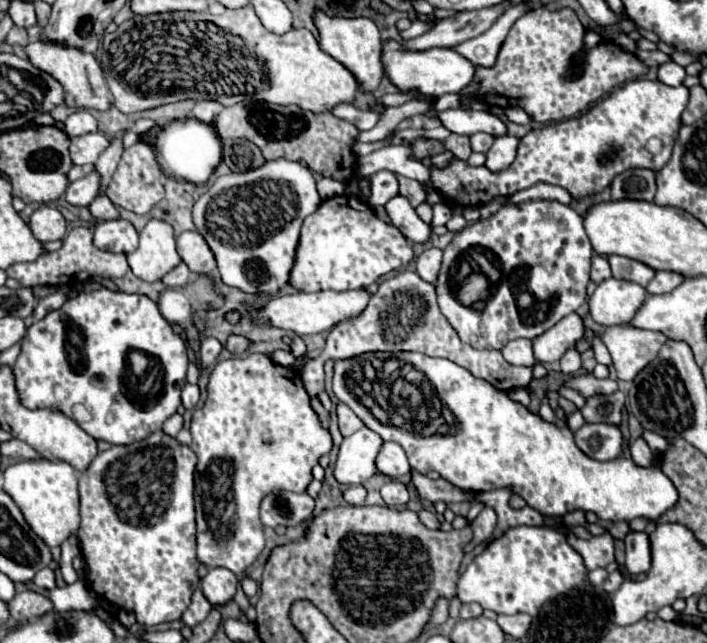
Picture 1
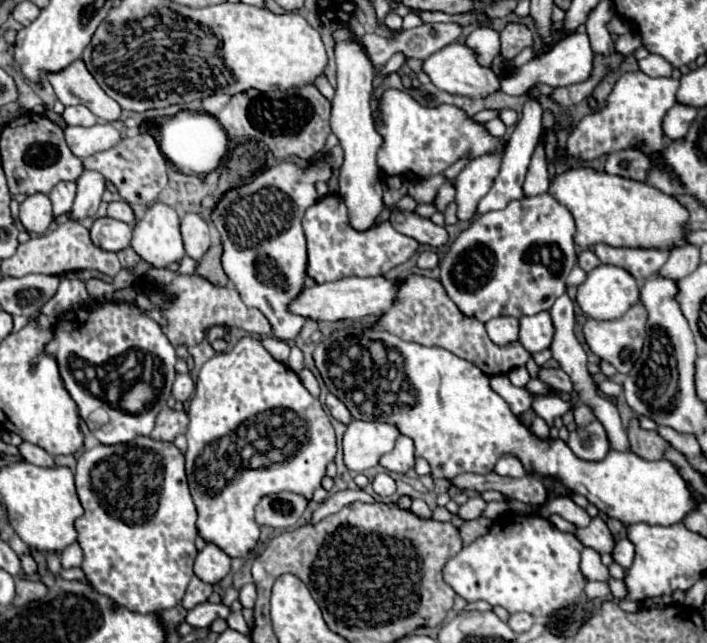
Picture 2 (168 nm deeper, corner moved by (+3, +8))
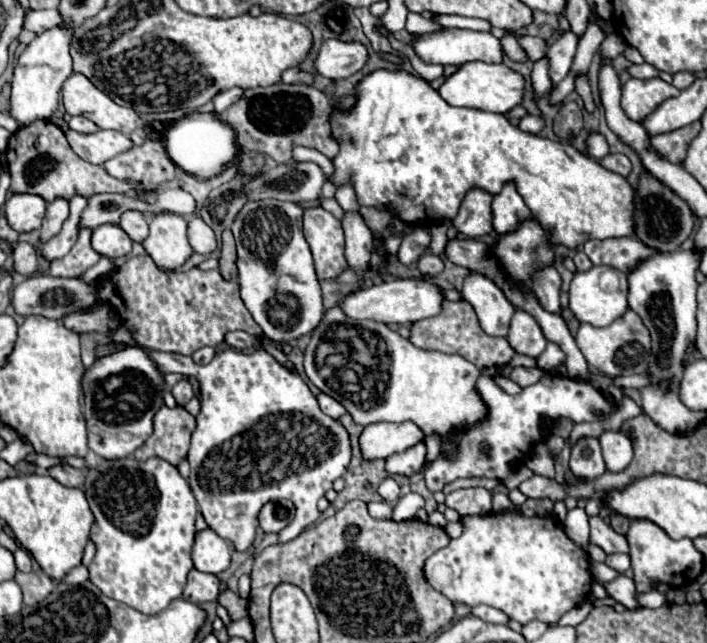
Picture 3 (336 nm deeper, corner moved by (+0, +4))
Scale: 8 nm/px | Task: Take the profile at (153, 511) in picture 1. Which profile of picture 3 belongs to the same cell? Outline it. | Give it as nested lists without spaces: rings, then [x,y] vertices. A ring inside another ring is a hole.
[[[127,456],[121,460],[103,460],[99,466],[93,466],[85,472],[83,490],[95,516],[89,538],[93,540],[97,552],[89,564],[89,580],[105,596],[143,614],[157,614],[173,600],[181,598],[187,574],[193,568],[191,548],[195,542],[197,502],[177,466],[163,458],[139,460],[135,456]]]

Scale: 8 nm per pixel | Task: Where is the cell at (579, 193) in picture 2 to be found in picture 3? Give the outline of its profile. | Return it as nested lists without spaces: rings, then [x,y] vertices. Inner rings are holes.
[[[377,70],[365,76],[359,84],[353,112],[333,110],[331,128],[341,146],[333,158],[335,174],[331,182],[339,186],[351,180],[361,206],[389,206],[397,218],[407,224],[429,224],[437,218],[453,218],[469,188],[479,186],[497,194],[505,182],[513,180],[531,214],[537,216],[545,228],[553,228],[553,244],[577,250],[589,240],[635,234],[635,188],[627,178],[601,168],[597,160],[581,154],[571,144],[521,132],[517,126],[511,126],[503,114],[455,108],[447,104],[427,80],[415,78],[405,70]]]

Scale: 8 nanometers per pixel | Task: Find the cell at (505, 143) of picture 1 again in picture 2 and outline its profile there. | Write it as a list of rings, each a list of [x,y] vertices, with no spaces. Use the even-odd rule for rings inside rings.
[[[486,154],[474,158],[466,164],[466,168],[456,176],[456,206],[458,206],[458,220],[472,220],[476,216],[478,202],[488,194],[494,184],[494,178],[500,170],[500,156],[502,154]]]

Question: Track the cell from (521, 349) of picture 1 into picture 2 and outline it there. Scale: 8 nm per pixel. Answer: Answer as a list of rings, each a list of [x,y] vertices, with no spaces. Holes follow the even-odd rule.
[[[498,316],[494,320],[488,320],[484,326],[490,340],[498,346],[506,346],[508,342],[518,340],[518,318]]]

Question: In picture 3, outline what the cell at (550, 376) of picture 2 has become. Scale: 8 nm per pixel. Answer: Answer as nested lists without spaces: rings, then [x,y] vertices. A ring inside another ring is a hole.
[[[513,368],[511,380],[525,388],[525,386],[531,386],[531,384],[539,382],[543,376],[545,376],[545,372],[541,368]]]

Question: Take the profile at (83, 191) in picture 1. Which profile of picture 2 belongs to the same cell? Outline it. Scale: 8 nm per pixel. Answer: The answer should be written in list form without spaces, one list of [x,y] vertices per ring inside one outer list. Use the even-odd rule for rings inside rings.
[[[60,182],[52,188],[50,200],[52,200],[52,214],[54,218],[60,218],[62,214],[68,214],[72,208],[76,196],[76,184],[74,182]]]

